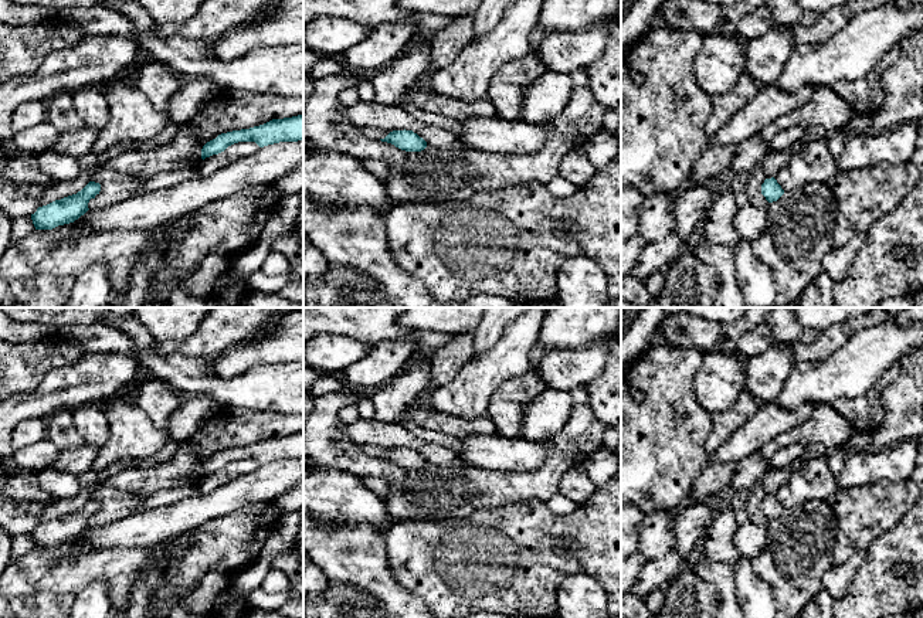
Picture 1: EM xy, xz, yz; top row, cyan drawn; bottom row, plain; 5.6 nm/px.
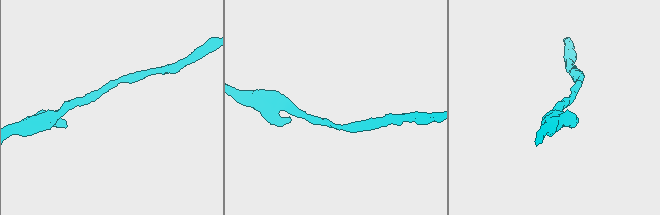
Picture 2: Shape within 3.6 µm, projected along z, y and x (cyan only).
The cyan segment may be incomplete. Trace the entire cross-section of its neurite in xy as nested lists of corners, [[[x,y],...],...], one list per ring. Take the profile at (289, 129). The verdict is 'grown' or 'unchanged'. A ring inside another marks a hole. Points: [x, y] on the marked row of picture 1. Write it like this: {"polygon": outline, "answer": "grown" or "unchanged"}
{"polygon": [[[303,113],[292,118],[272,119],[250,129],[233,130],[218,135],[201,149],[201,159],[224,152],[238,142],[255,142],[259,147],[279,143],[303,140]]], "answer": "unchanged"}

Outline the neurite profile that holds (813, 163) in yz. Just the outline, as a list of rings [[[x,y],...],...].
[[[827,139],[808,143],[795,153],[774,177],[784,191],[793,191],[807,183],[827,183],[838,173],[838,162],[827,145]]]

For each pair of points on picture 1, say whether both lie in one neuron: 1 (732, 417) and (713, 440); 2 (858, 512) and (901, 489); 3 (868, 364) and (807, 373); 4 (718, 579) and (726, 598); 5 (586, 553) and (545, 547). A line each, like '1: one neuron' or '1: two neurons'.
1: one neuron
2: one neuron
3: one neuron
4: one neuron
5: one neuron

